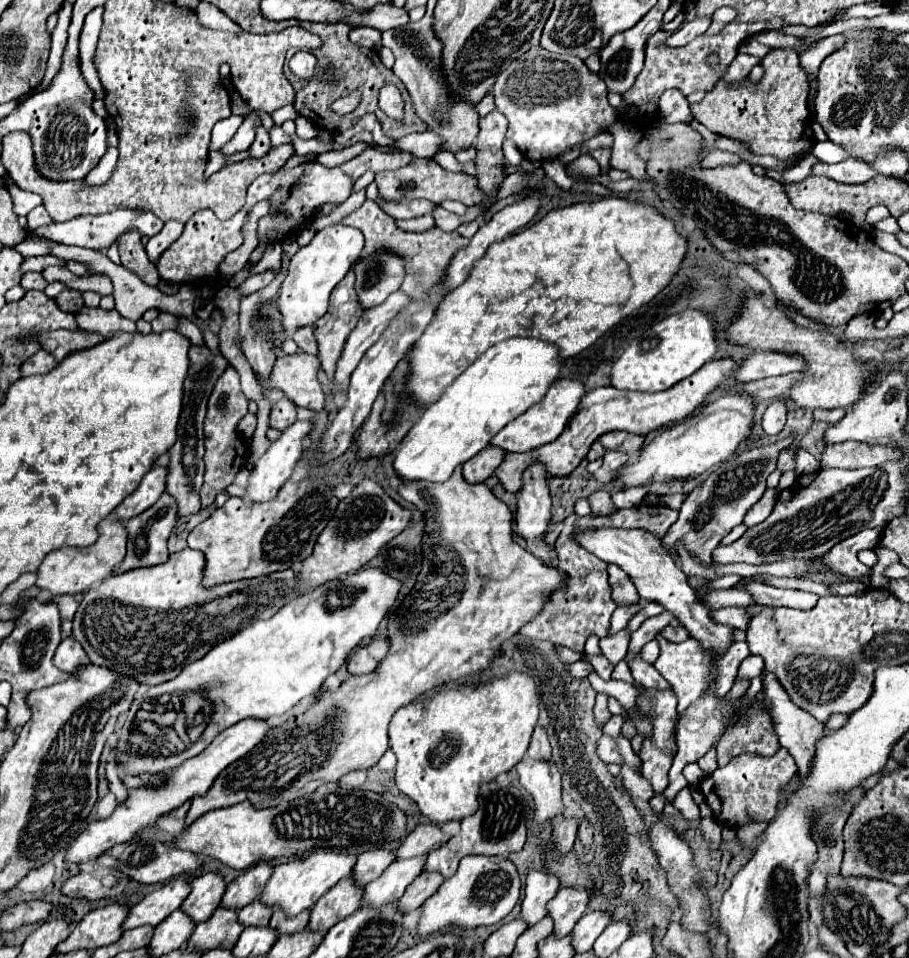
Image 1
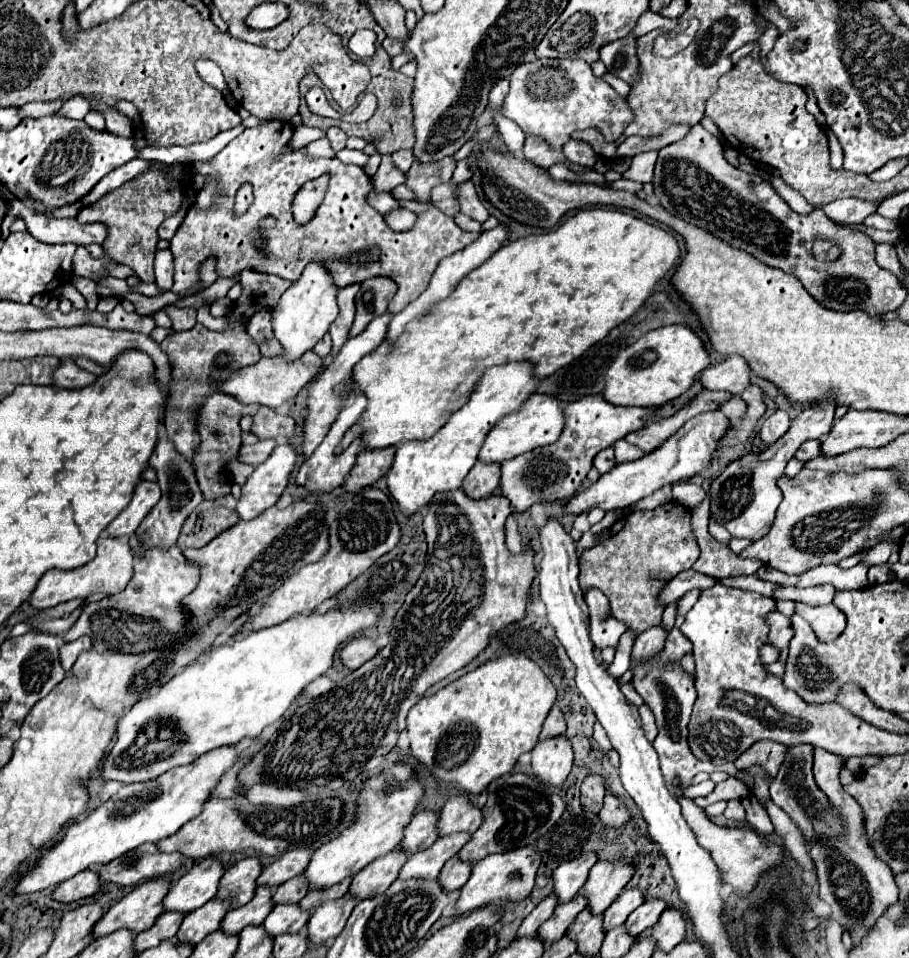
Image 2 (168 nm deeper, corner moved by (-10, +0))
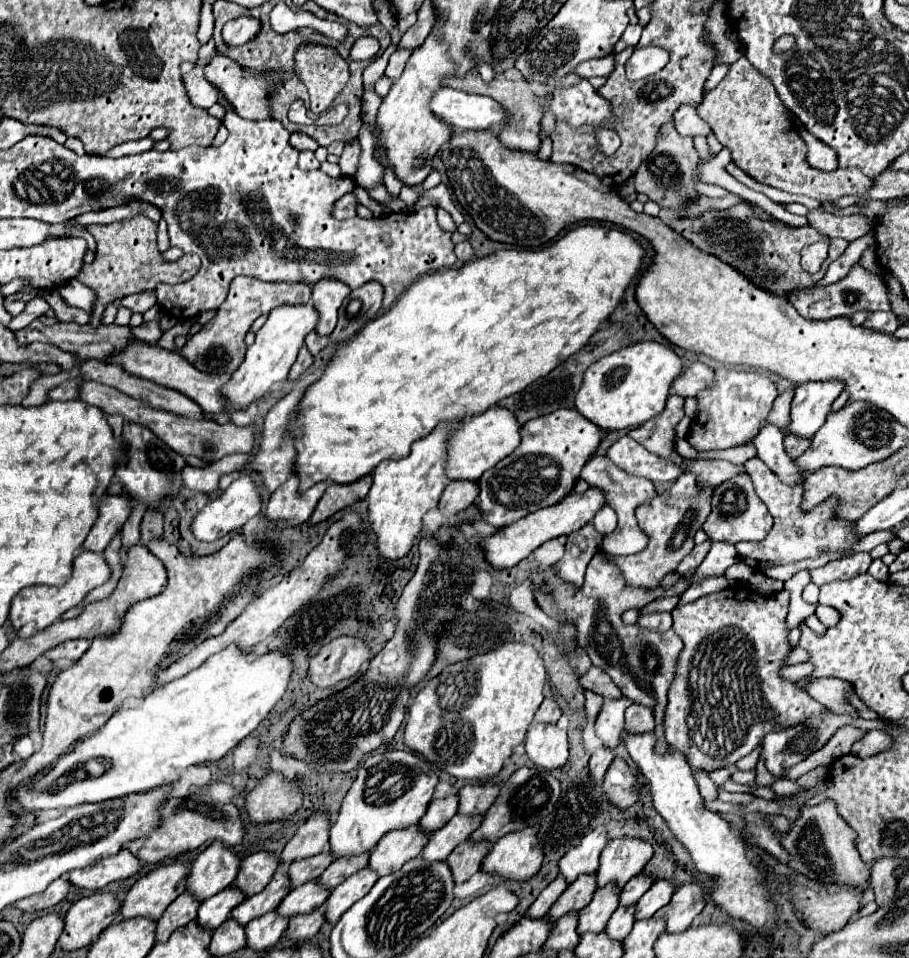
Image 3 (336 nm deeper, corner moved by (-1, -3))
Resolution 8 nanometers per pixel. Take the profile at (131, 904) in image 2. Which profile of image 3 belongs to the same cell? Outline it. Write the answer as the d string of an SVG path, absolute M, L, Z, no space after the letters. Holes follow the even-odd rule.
M169 862L141 876L123 898L123 904L119 908L121 920L137 916L159 920L165 908L183 892L187 870L189 864Z

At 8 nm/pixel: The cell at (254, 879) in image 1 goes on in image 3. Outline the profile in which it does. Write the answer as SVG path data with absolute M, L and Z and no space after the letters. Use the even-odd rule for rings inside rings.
M325 814L311 816L287 842L283 852L279 854L281 864L291 864L301 858L309 858L321 854L327 848L327 834L329 834L329 818Z

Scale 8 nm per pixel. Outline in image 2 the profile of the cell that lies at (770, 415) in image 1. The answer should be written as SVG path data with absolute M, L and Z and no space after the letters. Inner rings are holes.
M776 411L774 415L770 415L762 427L760 427L760 441L768 447L772 443L776 443L776 439L780 439L790 427L790 417L786 417L786 411Z

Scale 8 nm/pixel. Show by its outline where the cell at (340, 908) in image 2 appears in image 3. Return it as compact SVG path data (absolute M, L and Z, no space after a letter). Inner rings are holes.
M363 868L363 870L359 870L359 874L353 874L351 878L347 878L347 882L343 882L335 890L331 890L329 898L323 904L325 922L333 926L355 900L363 898L363 894L367 894L367 890L371 890L371 886L377 882L377 878L379 876L373 870Z

